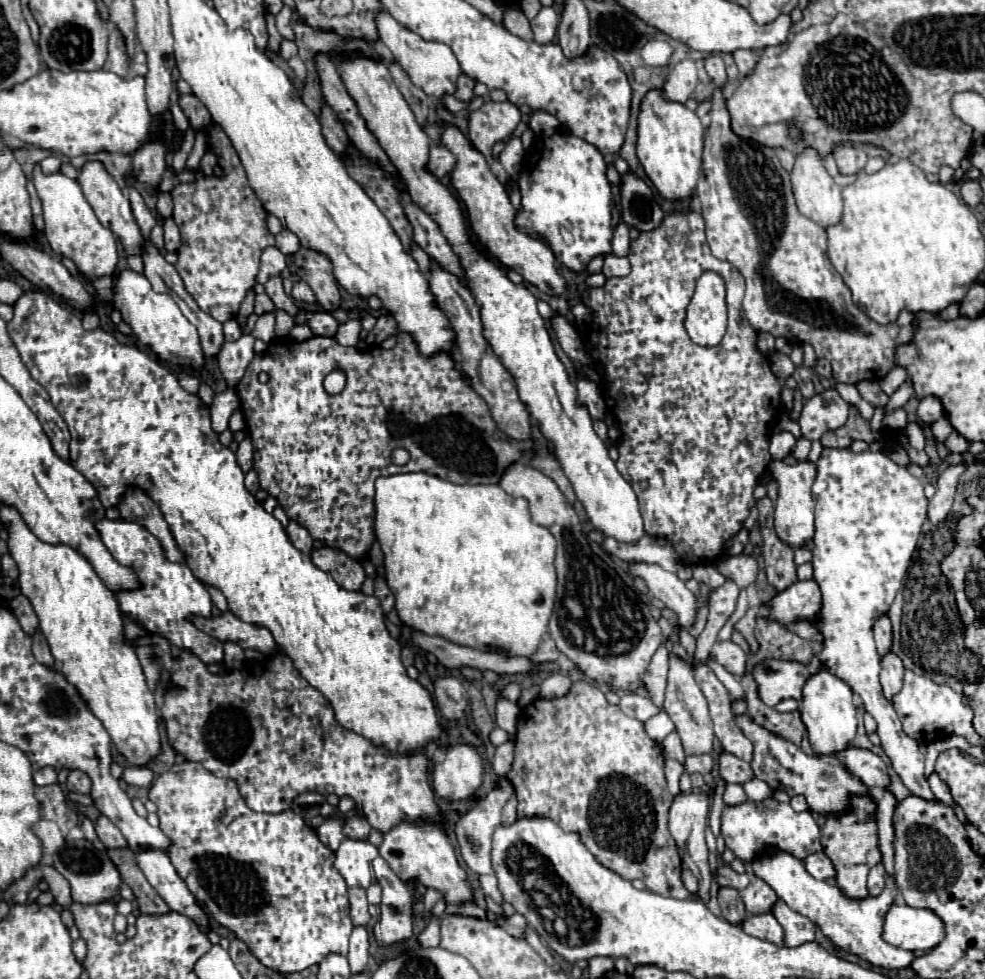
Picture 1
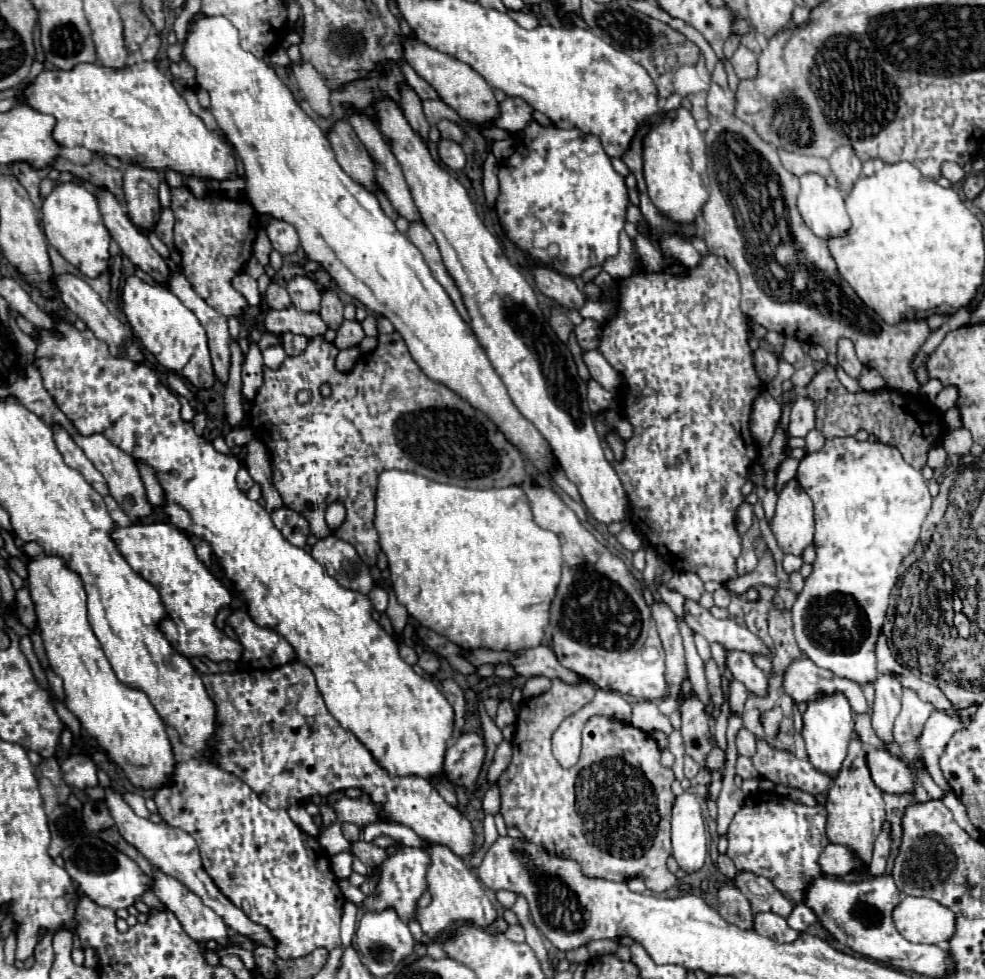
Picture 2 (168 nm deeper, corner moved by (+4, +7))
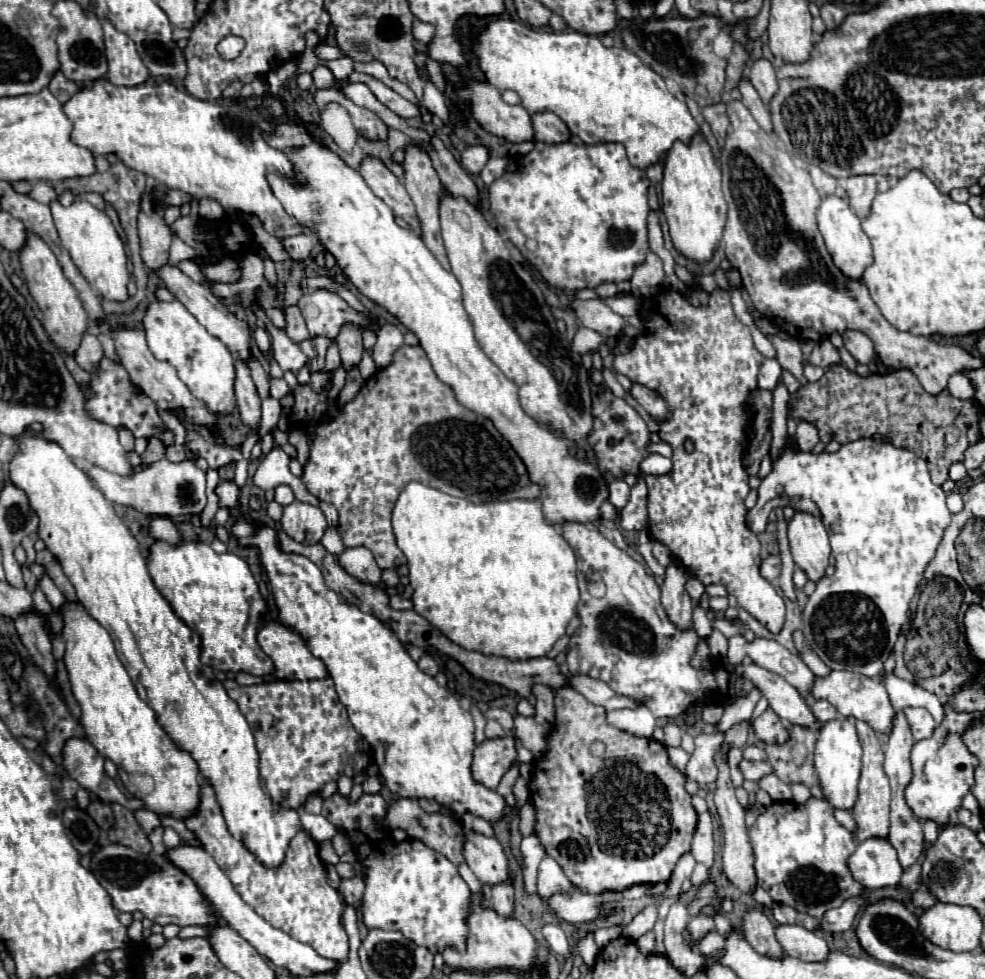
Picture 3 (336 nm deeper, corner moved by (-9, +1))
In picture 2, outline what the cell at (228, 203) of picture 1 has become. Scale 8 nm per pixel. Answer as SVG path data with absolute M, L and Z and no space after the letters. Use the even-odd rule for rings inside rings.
M187 186L171 188L171 210L175 214L175 248L181 254L181 270L197 296L223 316L235 316L247 304L233 288L233 280L245 270L253 252L259 218L249 200L227 200L219 192L203 198L193 196Z

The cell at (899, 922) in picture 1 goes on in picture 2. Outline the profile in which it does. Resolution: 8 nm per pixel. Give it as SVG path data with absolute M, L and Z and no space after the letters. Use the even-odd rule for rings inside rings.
M903 898L893 910L893 922L909 942L939 944L955 932L955 914L931 898Z

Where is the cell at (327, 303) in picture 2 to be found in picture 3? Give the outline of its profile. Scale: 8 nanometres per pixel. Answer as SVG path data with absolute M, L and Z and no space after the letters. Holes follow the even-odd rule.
M344 326L342 332L336 338L340 358L342 358L342 368L348 372L356 368L362 360L364 348L362 348L362 332L356 326Z

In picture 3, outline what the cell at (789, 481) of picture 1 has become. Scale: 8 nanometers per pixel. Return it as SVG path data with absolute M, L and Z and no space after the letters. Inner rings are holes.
M796 512L788 524L788 540L794 564L806 572L808 580L818 582L830 564L828 532L820 518Z

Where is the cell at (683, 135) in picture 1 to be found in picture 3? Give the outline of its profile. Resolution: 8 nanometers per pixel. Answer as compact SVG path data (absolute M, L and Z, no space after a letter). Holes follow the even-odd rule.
M702 134L692 138L692 144L674 142L666 156L664 180L662 180L662 212L670 226L670 238L680 256L706 264L722 240L726 224L726 200L720 188L720 168L716 166L714 154Z

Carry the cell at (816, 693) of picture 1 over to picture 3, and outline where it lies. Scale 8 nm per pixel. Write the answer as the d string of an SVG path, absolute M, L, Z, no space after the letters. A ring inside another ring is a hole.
M836 718L826 722L820 728L816 750L814 750L814 768L820 780L820 786L824 790L826 800L840 810L852 810L856 798L858 798L858 778L860 778L860 766L862 766L862 746L856 736L854 724L850 724L846 718Z

